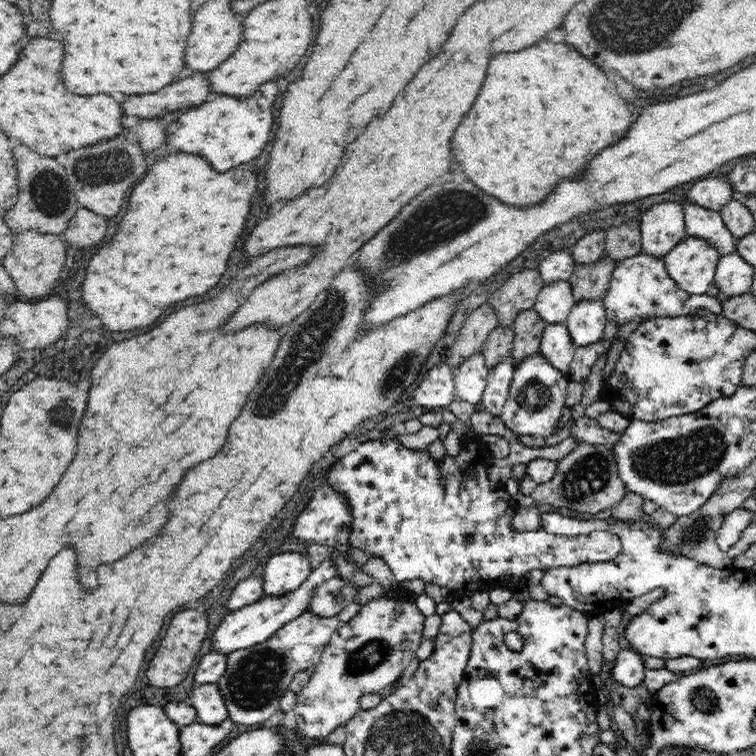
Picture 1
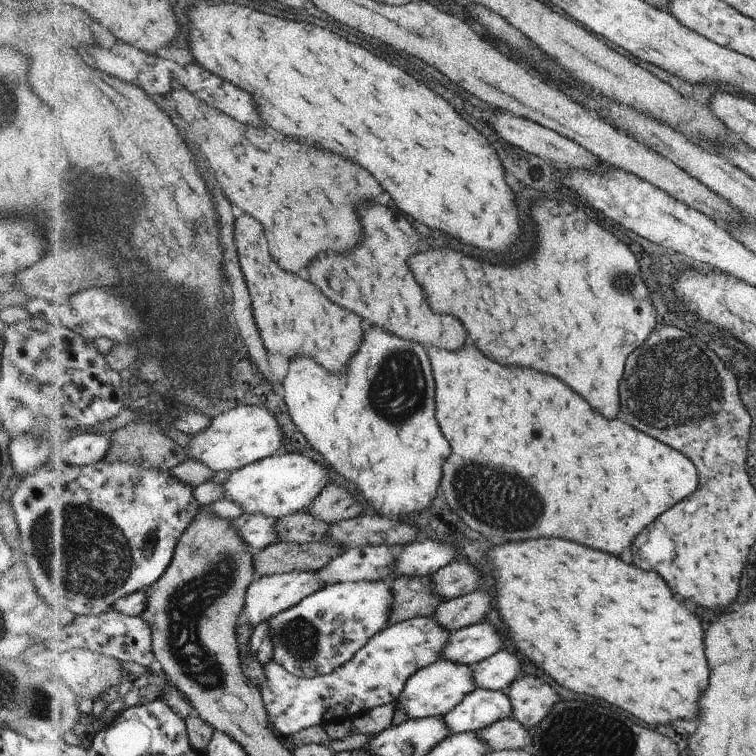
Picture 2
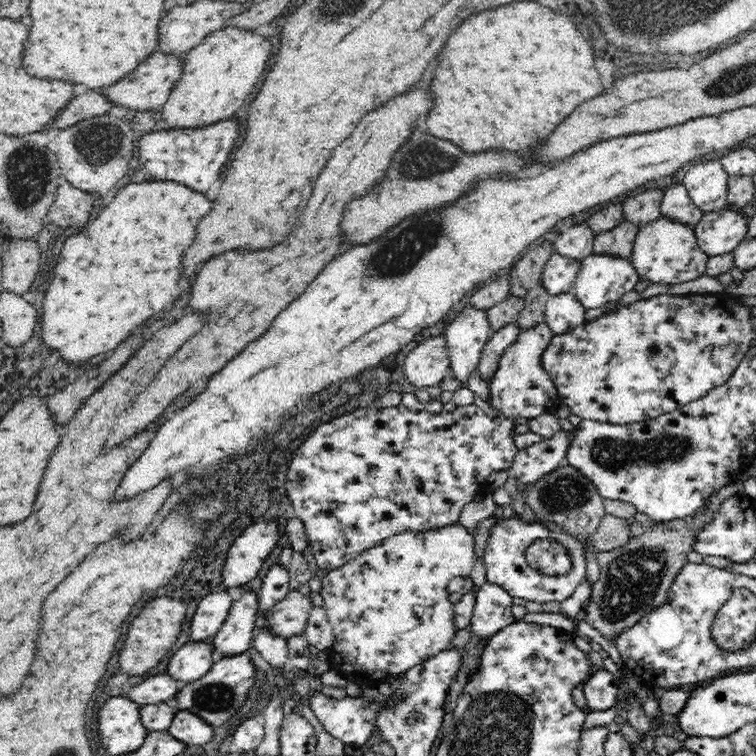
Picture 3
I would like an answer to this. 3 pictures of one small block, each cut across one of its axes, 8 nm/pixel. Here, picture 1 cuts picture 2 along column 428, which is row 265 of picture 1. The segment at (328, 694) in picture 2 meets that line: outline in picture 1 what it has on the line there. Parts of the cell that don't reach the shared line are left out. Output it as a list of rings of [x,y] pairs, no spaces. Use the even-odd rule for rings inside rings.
[[[643,253],[617,264],[610,281],[609,290],[603,300],[604,309],[607,310],[607,321],[614,322],[619,327],[632,322],[632,320],[639,320],[642,323],[646,320],[652,320],[656,316],[680,316],[680,314],[697,313],[697,309],[700,308],[708,309],[710,313],[716,313],[717,315],[722,312],[722,303],[718,302],[715,297],[706,294],[696,296],[681,290],[676,281],[672,280],[672,277],[668,275],[664,258],[658,259]]]

